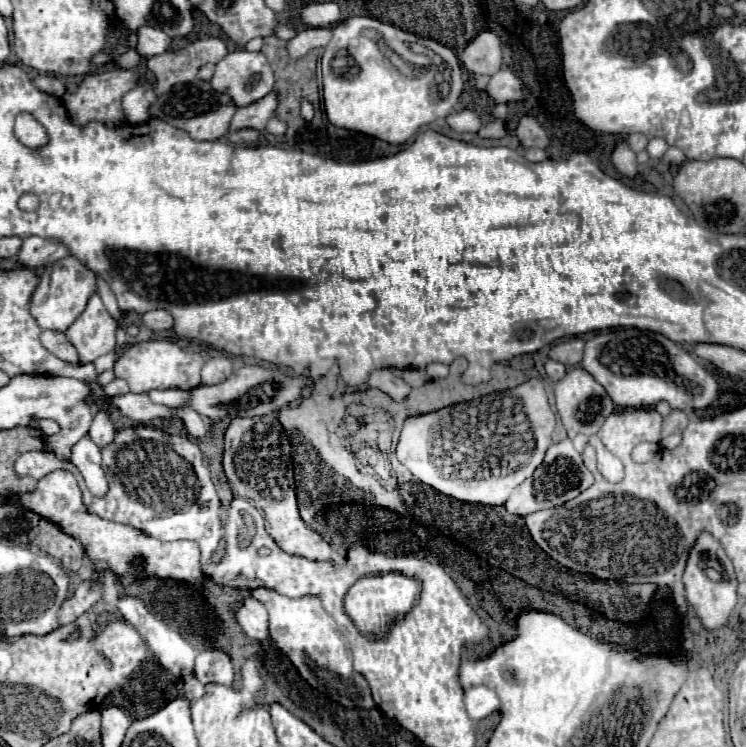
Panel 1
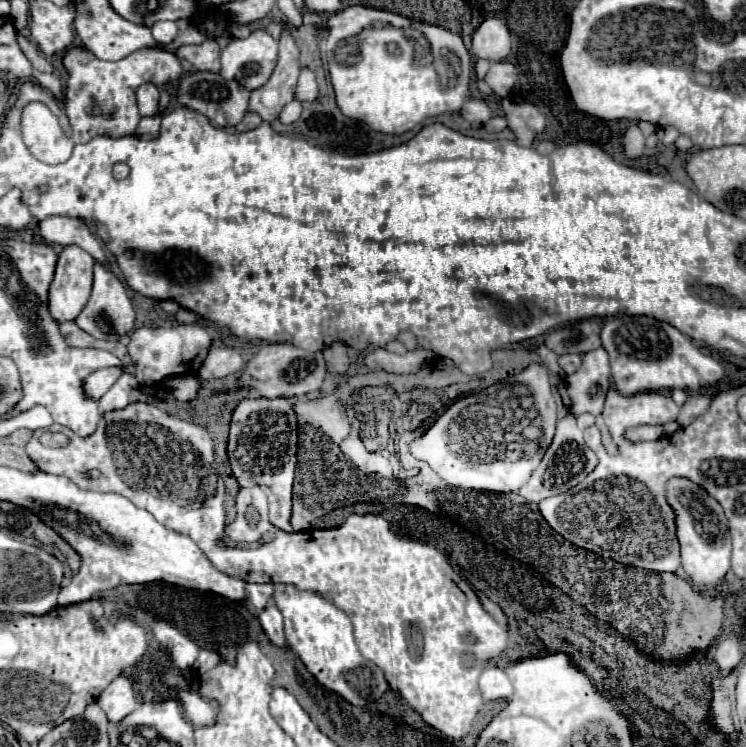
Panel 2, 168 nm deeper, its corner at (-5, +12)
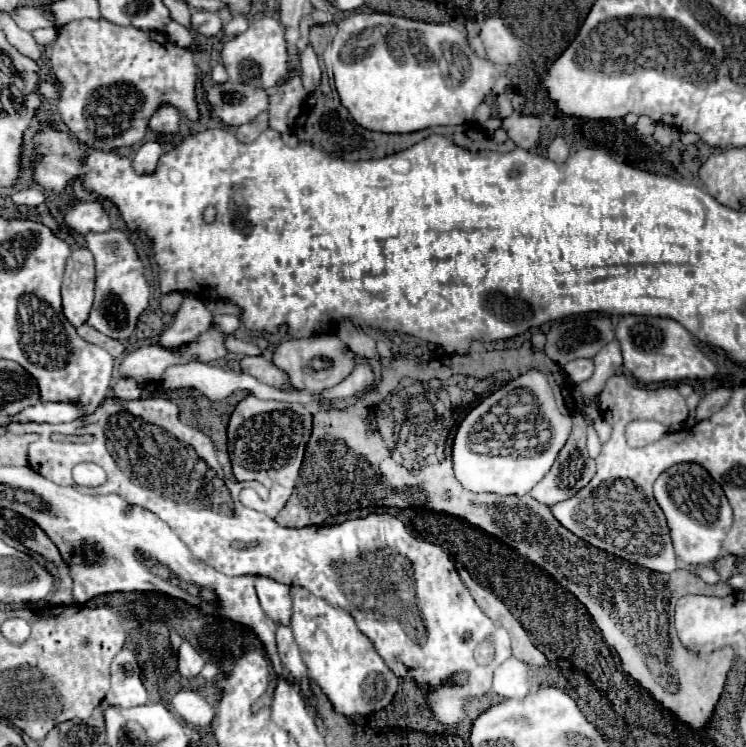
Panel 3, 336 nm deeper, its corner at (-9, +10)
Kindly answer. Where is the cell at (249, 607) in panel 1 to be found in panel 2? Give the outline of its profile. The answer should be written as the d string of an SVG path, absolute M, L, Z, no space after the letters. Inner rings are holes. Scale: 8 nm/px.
M267 606L259 612L259 622L269 636L269 640L277 646L285 646L285 636L283 636L283 616L277 610L277 606Z

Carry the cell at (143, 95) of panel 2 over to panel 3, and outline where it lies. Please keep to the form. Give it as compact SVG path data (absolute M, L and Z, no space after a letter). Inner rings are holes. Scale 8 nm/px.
M161 106L149 120L149 128L157 134L173 138L179 134L179 112L171 106Z

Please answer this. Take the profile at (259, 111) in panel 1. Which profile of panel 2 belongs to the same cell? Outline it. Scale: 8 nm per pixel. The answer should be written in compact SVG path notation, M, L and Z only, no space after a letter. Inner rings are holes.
M289 32L279 38L279 62L269 82L251 92L249 110L259 114L265 122L273 122L281 108L295 98L295 84L299 78L299 50Z

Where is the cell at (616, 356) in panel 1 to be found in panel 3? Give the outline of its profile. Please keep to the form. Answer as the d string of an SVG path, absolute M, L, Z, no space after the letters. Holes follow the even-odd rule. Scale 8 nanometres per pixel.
M623 316L615 330L623 350L623 366L639 382L663 380L705 380L715 376L715 364L695 346L693 336L671 318Z

